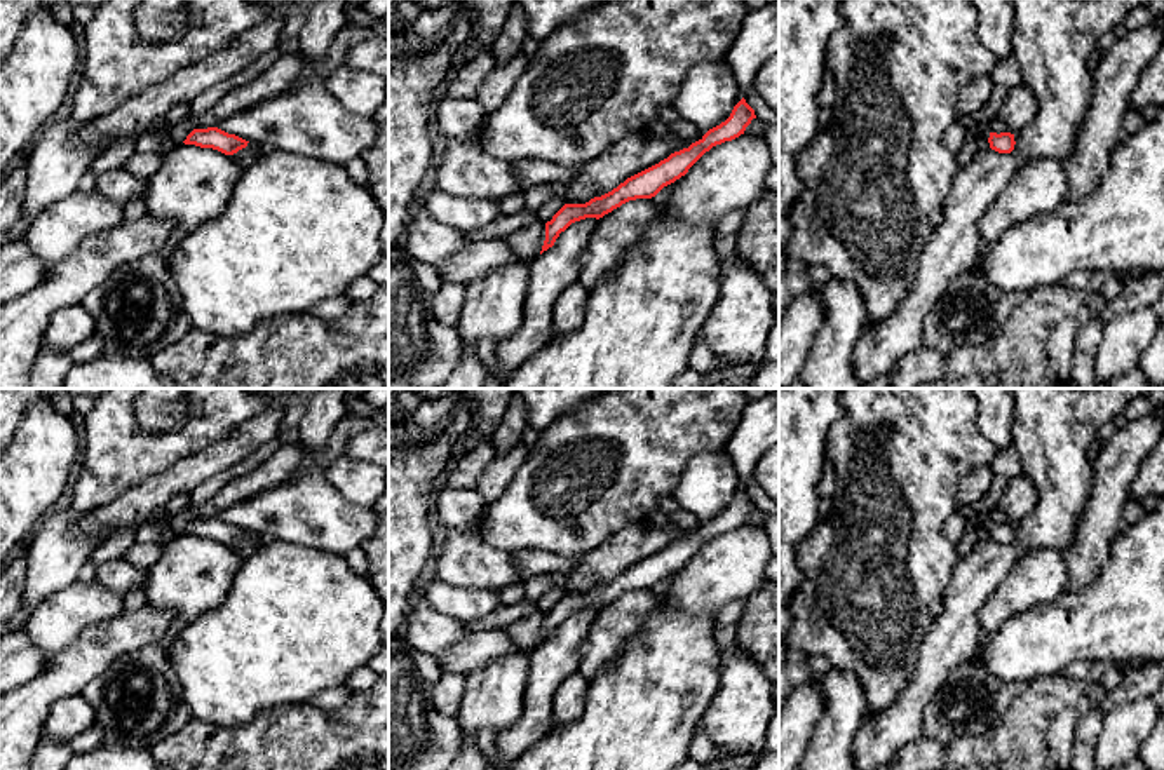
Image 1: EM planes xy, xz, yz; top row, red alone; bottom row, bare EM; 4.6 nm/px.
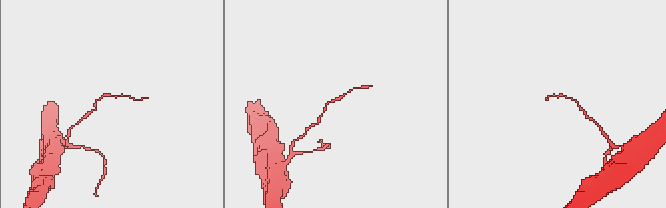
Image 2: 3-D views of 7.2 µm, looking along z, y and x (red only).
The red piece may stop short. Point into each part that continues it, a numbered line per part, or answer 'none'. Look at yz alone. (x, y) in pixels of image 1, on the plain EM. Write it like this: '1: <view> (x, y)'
none

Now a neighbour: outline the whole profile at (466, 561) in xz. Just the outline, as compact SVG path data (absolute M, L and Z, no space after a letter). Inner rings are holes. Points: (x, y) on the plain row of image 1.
M444 528L444 533L443 550L434 556L437 580L493 592L526 582L512 554L486 545L472 528Z

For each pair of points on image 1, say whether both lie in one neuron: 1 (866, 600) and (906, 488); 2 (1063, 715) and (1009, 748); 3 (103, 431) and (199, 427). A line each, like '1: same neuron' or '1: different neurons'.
1: same neuron
2: same neuron
3: same neuron

